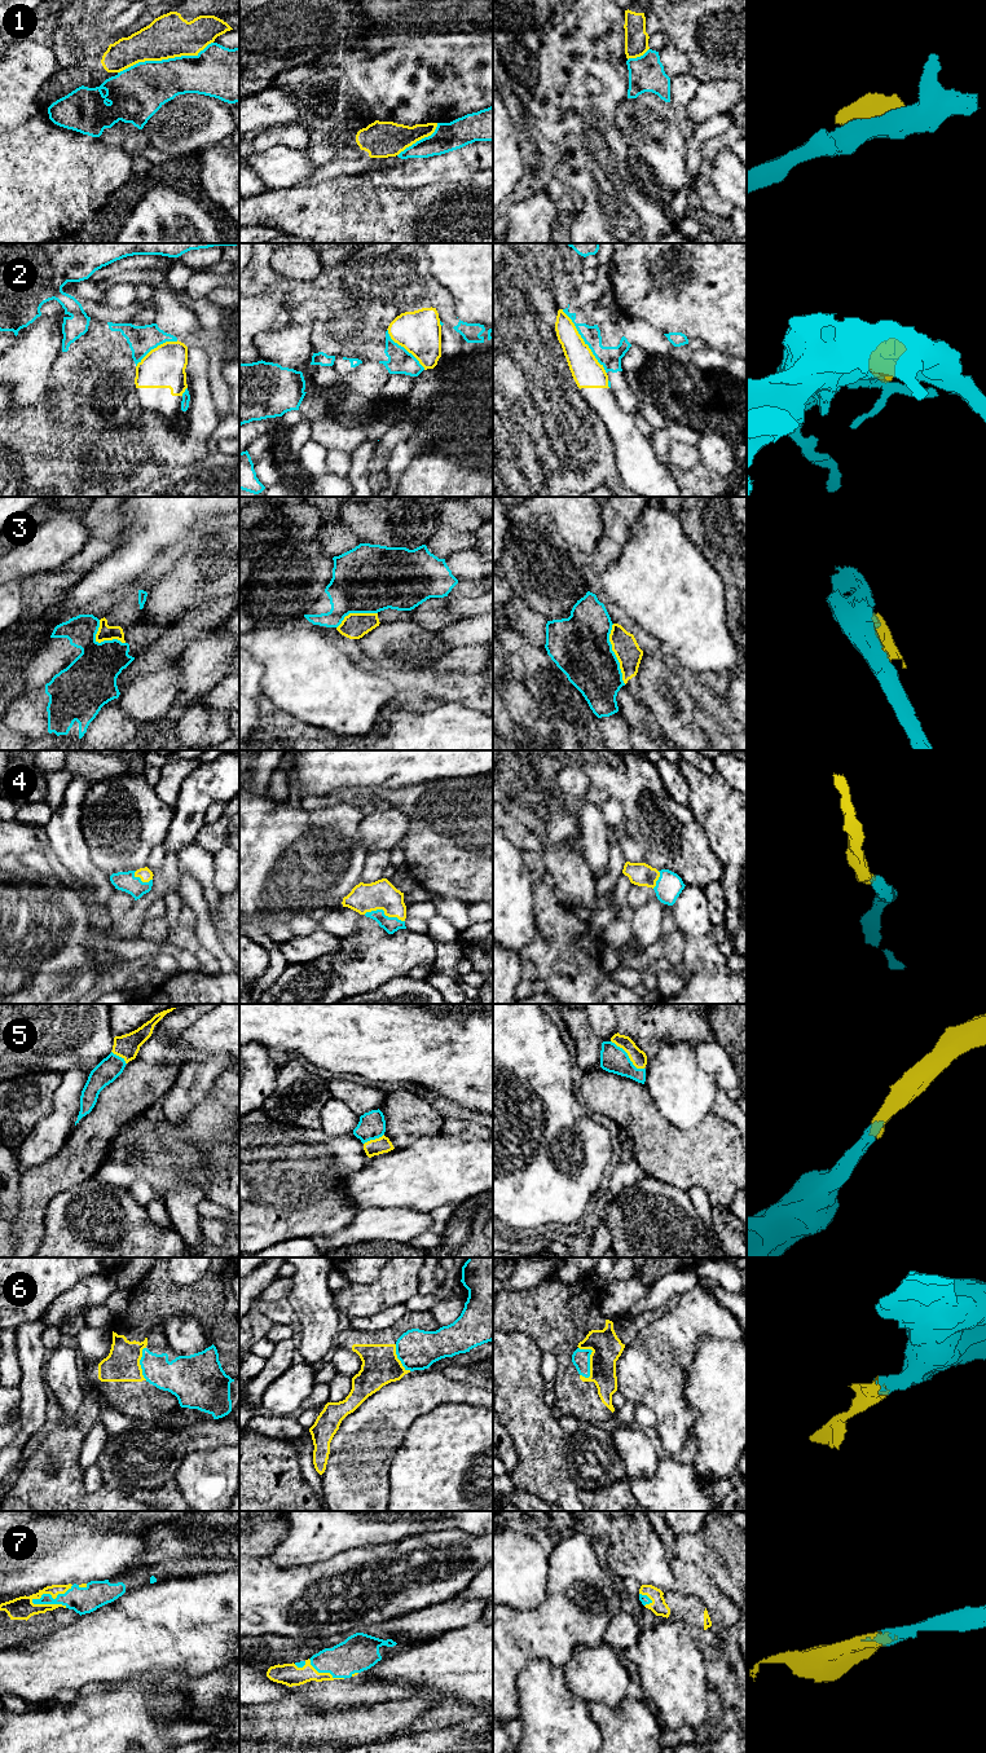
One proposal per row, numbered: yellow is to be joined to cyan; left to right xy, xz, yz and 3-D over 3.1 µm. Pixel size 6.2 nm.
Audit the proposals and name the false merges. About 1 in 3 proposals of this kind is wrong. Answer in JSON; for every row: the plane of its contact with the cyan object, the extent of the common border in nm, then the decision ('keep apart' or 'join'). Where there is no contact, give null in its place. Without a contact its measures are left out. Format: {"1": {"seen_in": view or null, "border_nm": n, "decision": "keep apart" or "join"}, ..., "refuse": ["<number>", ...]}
{"1": {"seen_in": "xy", "border_nm": 600, "decision": "keep apart"}, "2": {"seen_in": "yz", "border_nm": 480, "decision": "keep apart"}, "3": {"seen_in": "yz", "border_nm": 380, "decision": "keep apart"}, "4": {"seen_in": "xz", "border_nm": 260, "decision": "join"}, "5": {"seen_in": "yz", "border_nm": 280, "decision": "join"}, "6": {"seen_in": "yz", "border_nm": 200, "decision": "keep apart"}, "7": {"seen_in": "xy", "border_nm": 280, "decision": "join"}, "refuse": ["1", "2", "3", "6"]}

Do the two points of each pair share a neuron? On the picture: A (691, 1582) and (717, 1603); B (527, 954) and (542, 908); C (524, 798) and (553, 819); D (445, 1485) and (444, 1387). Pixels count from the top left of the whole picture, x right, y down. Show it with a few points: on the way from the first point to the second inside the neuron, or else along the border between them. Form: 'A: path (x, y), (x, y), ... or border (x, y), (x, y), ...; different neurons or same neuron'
A: path (698, 1584), (711, 1597); same neuron
B: path (538, 942), (544, 934), (544, 920); same neuron
C: path (531, 798), (546, 813); same neuron
D: border (475, 1404), (443, 1403), (417, 1418); different neurons

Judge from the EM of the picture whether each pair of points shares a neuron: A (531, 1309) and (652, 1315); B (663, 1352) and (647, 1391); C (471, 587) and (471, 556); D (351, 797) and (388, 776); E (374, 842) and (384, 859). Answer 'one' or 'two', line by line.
A: one
B: one
C: one
D: two
E: two

